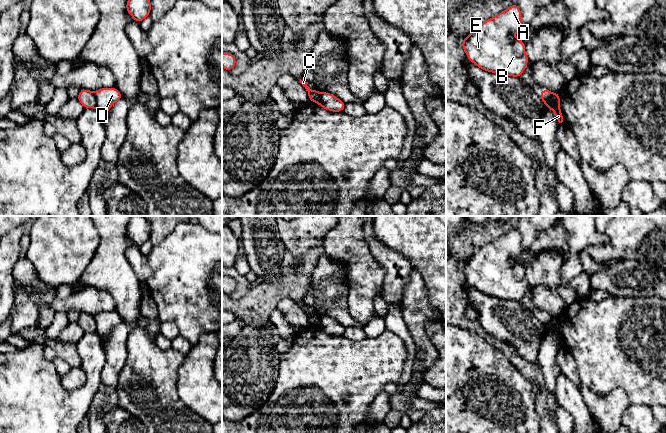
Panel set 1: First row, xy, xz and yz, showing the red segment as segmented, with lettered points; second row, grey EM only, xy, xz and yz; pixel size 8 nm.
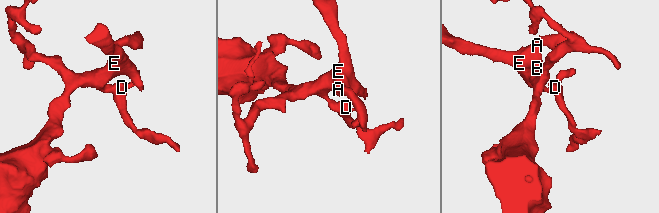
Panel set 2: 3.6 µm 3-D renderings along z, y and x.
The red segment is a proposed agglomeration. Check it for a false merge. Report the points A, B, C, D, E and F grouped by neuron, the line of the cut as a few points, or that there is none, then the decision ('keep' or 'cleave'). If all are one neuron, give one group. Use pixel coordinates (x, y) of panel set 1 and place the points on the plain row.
A B C E / D F; cut in xy along (93, 316), (96, 322), (96, 331); cleave

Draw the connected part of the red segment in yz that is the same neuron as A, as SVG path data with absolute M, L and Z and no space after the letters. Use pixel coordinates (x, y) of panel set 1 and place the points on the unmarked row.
M513 228L475 251L462 264L468 284L487 296L521 301L529 283L525 267L512 260L523 251L521 240L520 232Z

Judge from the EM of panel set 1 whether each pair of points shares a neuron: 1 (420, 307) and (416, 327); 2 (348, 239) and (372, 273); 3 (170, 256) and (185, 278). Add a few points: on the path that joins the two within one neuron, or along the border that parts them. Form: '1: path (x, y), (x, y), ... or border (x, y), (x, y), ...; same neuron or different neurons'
1: path (416, 312), (416, 322); same neuron
2: path (350, 247), (354, 255), (364, 265); same neuron
3: path (175, 261), (185, 273); same neuron

